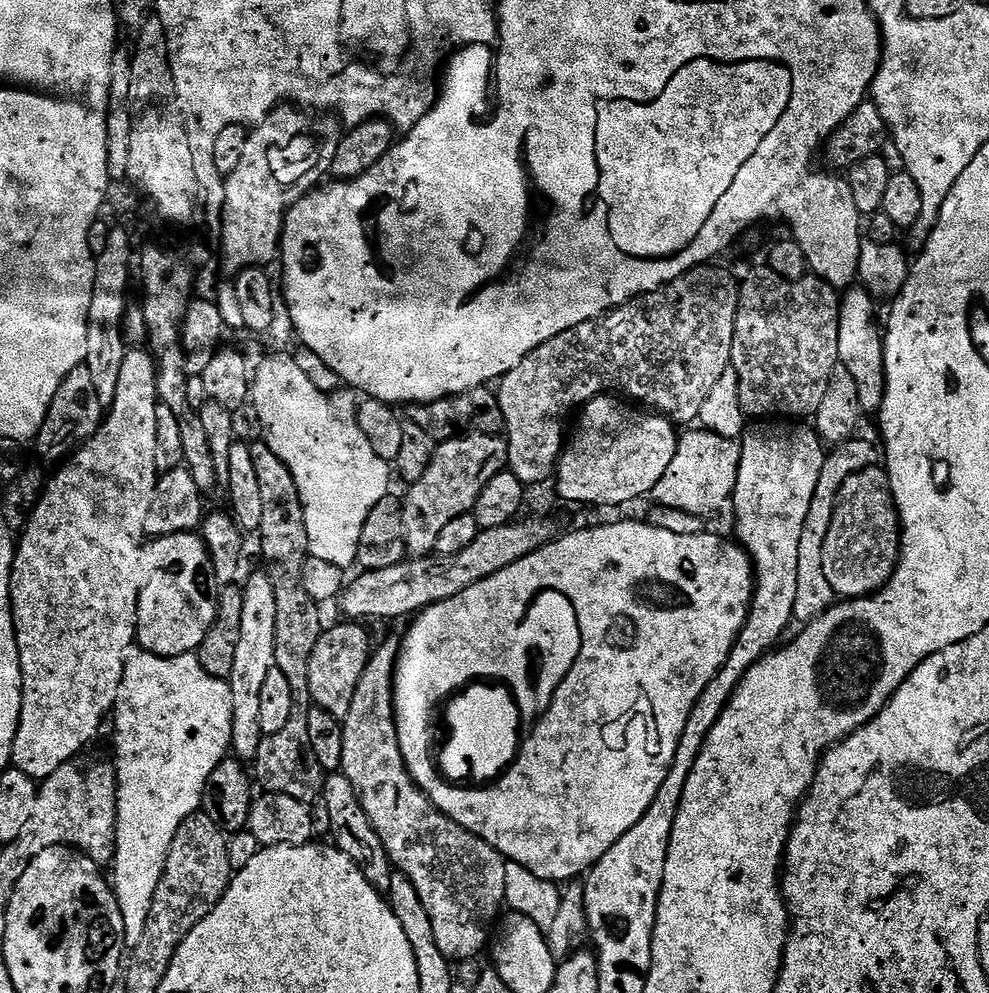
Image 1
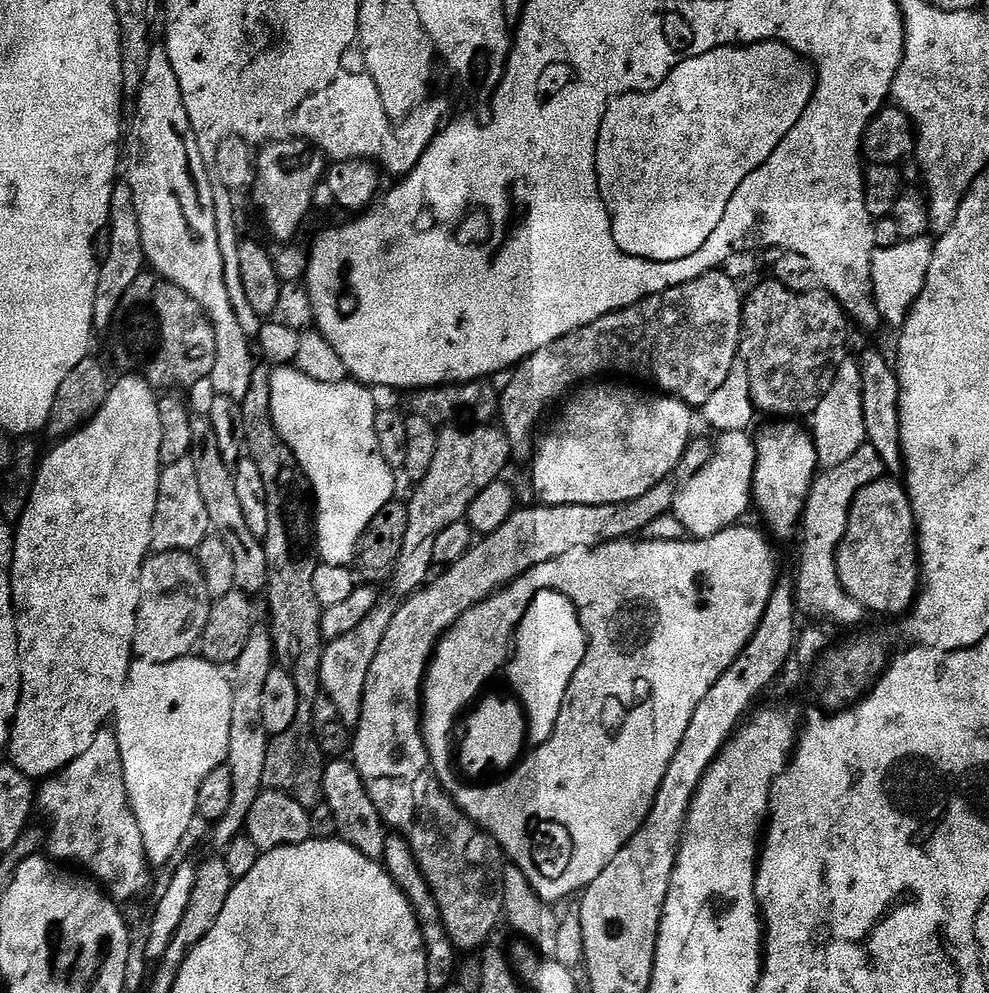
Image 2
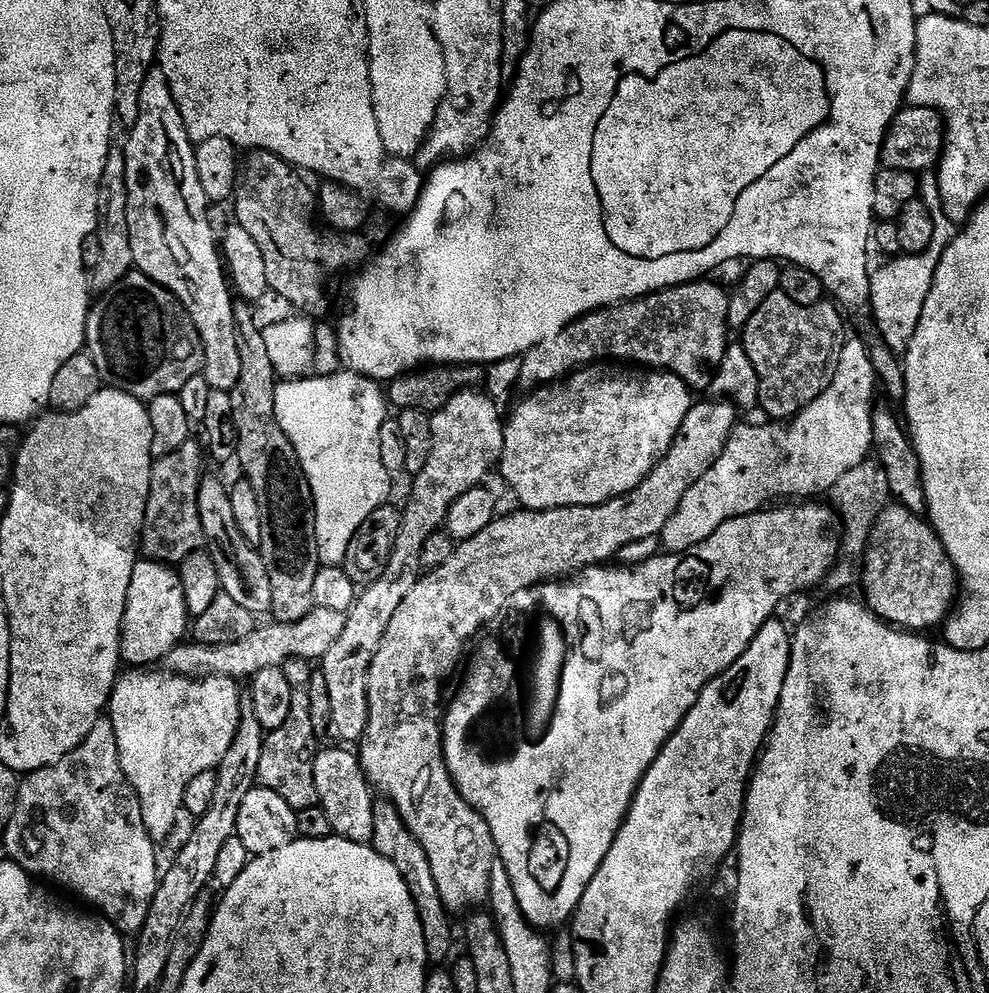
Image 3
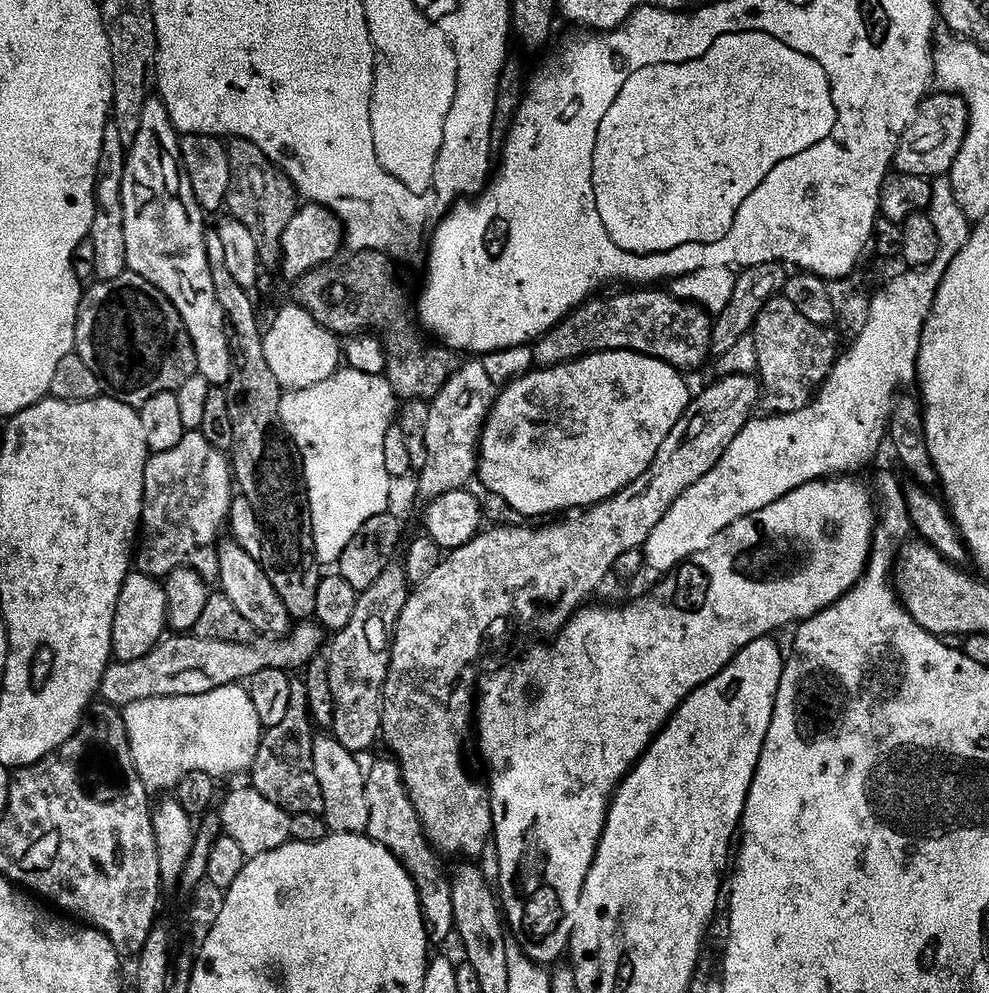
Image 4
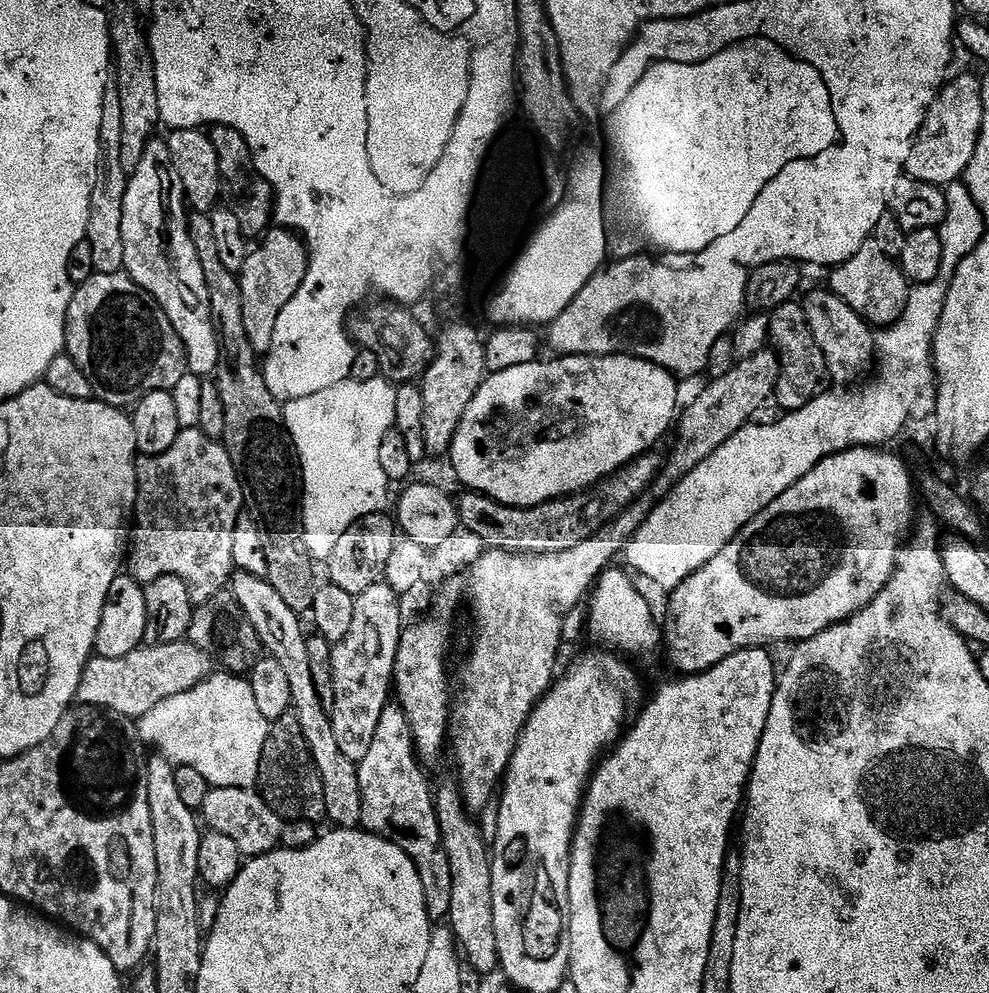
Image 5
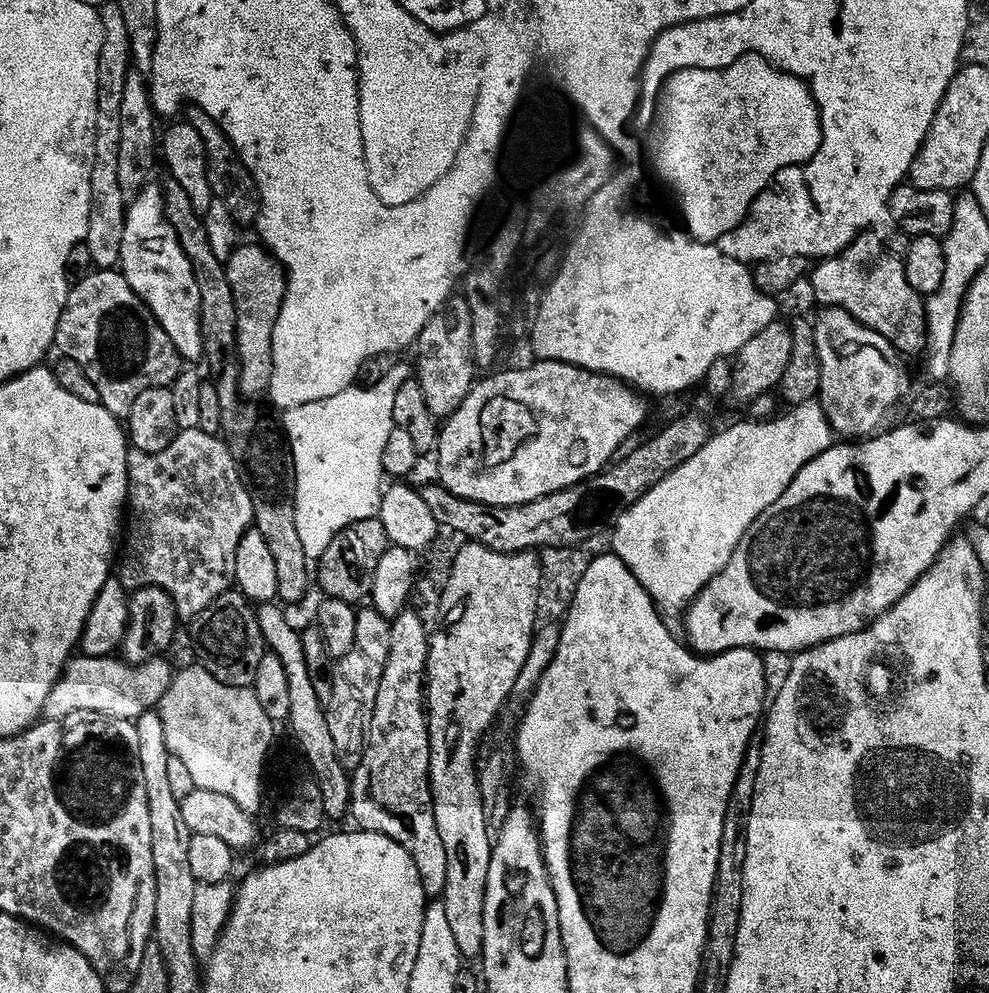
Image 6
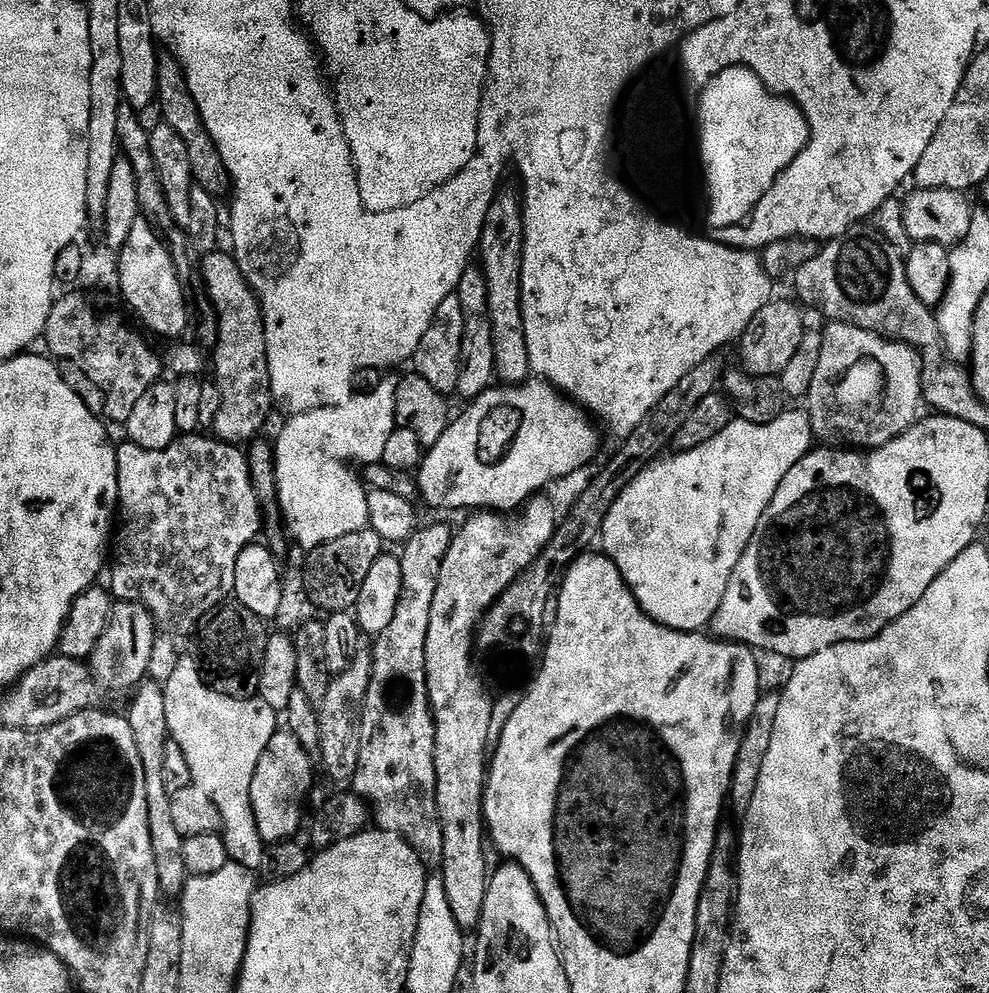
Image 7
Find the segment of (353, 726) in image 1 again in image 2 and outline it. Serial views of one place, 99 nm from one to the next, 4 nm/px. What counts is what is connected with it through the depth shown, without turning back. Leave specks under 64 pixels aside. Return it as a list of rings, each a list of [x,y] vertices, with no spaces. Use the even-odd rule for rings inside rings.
[[[665,482],[642,494],[642,498],[634,498],[630,502],[621,504],[603,504],[602,506],[545,504],[535,506],[536,508],[517,507],[512,516],[506,518],[502,526],[498,526],[498,530],[487,533],[481,539],[484,540],[481,544],[480,541],[473,543],[469,552],[462,558],[458,558],[458,562],[447,565],[441,571],[444,573],[437,580],[429,579],[424,587],[419,588],[401,603],[404,604],[401,608],[397,607],[393,611],[390,626],[386,626],[386,634],[382,634],[382,642],[366,674],[360,721],[356,723],[350,736],[350,759],[355,764],[364,783],[366,794],[370,802],[374,802],[381,820],[410,846],[434,894],[434,902],[438,902],[438,910],[442,914],[446,934],[457,949],[483,949],[491,941],[488,939],[491,938],[496,923],[501,923],[504,911],[502,863],[500,864],[502,853],[499,844],[453,802],[451,796],[440,785],[440,781],[436,779],[436,773],[432,771],[432,760],[428,756],[428,748],[424,745],[421,712],[424,678],[428,675],[432,653],[440,637],[456,624],[456,619],[463,612],[470,610],[474,604],[480,604],[493,592],[499,592],[505,584],[510,584],[522,574],[526,574],[526,570],[542,562],[550,562],[570,550],[596,548],[612,540],[632,538],[643,533],[640,532],[643,528],[650,527],[655,520],[663,521],[673,511],[677,491],[677,485]]]

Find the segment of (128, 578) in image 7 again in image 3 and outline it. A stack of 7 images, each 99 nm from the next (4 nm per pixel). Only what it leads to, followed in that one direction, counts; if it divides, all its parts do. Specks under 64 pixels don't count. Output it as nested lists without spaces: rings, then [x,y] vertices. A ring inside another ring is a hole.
[[[190,438],[185,444],[178,446],[174,454],[159,457],[152,465],[150,498],[146,506],[144,531],[139,542],[139,547],[147,559],[178,566],[190,554],[205,547],[202,518],[198,514],[198,490],[206,475],[205,449],[201,448],[195,444],[195,439]]]

